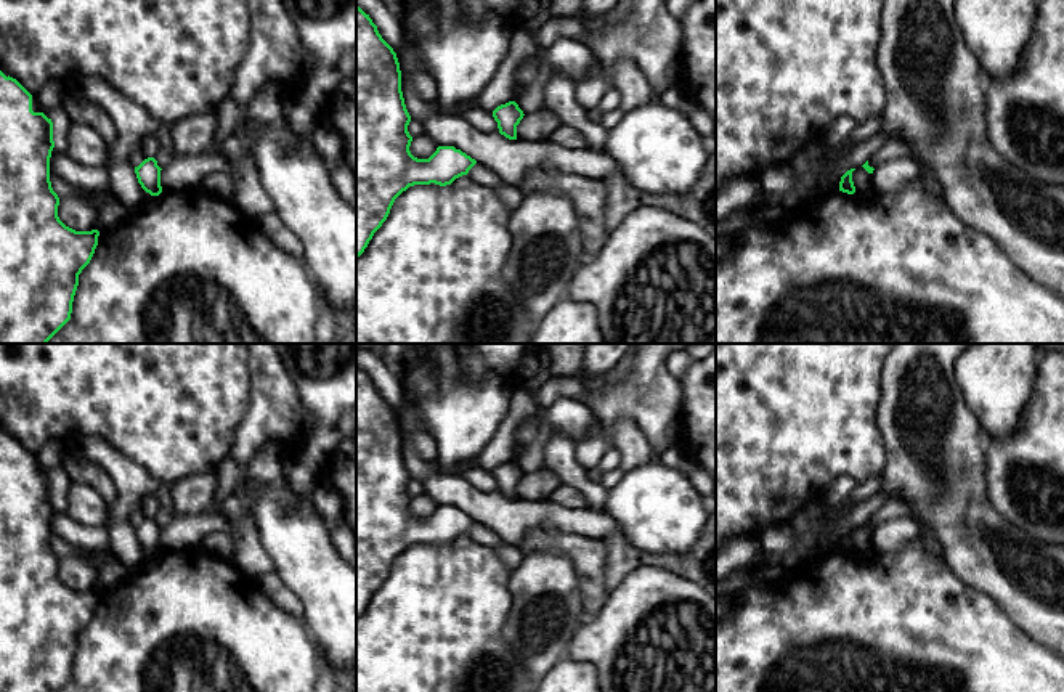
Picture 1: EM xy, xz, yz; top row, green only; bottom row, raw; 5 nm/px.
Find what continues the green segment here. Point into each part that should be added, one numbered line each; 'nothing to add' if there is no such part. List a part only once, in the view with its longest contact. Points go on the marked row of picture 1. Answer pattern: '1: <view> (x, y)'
nothing to add

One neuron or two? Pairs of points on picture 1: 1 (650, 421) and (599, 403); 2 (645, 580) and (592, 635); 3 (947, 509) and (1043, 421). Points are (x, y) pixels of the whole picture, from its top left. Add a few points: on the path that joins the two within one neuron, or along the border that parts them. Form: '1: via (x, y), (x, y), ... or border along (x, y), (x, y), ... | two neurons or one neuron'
1: via (637, 408), (633, 403), (612, 403) | one neuron
2: via (634, 594), (607, 622) | one neuron
3: border along (981, 437), (986, 500), (995, 511) | two neurons

